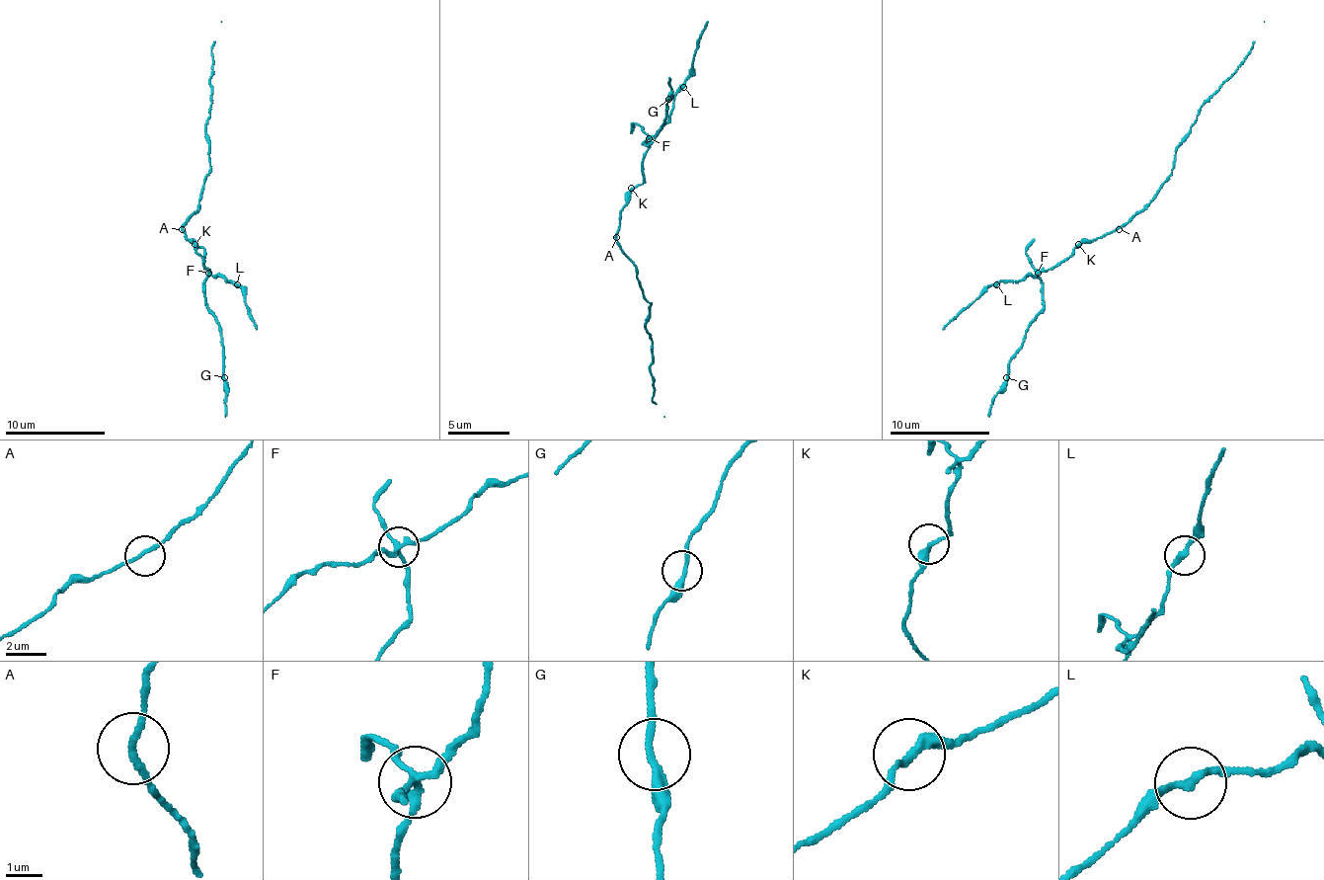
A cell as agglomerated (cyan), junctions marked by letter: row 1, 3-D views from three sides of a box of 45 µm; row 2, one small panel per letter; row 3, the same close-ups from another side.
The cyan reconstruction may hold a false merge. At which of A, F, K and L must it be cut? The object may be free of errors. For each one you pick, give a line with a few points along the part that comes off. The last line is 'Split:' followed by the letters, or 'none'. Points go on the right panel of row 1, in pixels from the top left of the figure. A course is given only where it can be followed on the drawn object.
F: foreign part runs (1039, 272), (1044, 309), (1026, 332), (1021, 350), (1008, 364), (1008, 379), (991, 404), (988, 417)
Split: F

